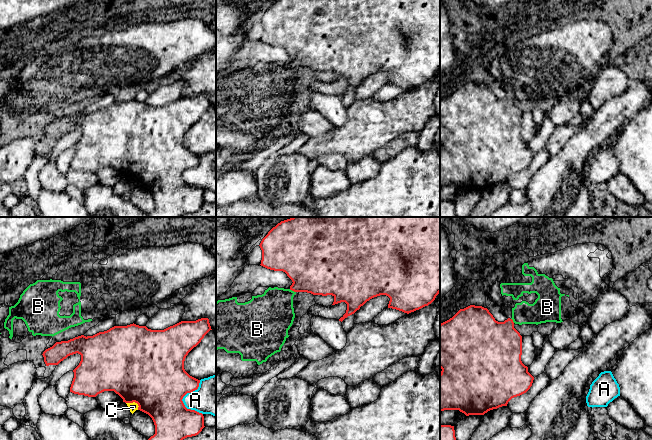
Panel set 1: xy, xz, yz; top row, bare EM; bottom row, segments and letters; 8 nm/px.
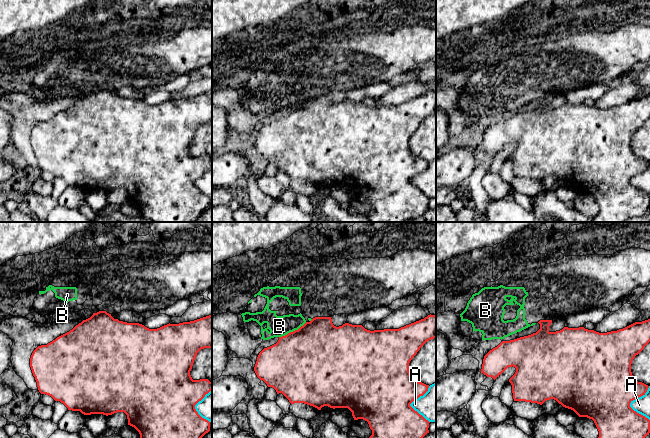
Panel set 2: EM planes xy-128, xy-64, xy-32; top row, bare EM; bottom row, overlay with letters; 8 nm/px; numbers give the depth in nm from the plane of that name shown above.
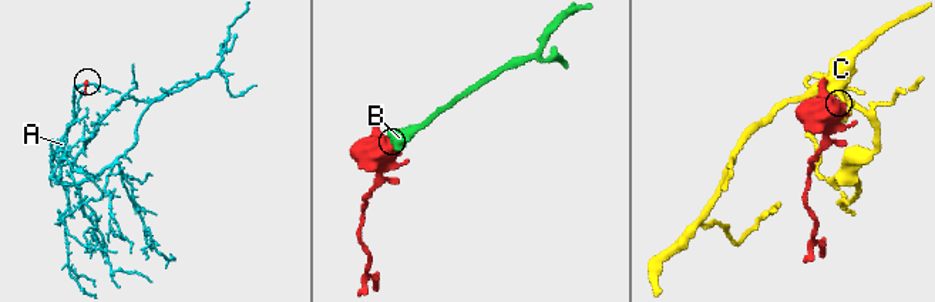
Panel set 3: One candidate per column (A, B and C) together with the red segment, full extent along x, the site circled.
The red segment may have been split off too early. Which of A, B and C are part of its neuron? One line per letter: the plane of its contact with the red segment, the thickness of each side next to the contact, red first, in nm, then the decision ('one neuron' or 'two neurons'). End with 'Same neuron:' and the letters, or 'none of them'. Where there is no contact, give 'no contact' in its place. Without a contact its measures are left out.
A: xy | 480/280 nm | two neurons
B: xz | 400/360 nm | two neurons
C: xy | 500/70 nm | two neurons
Same neuron: none of them

